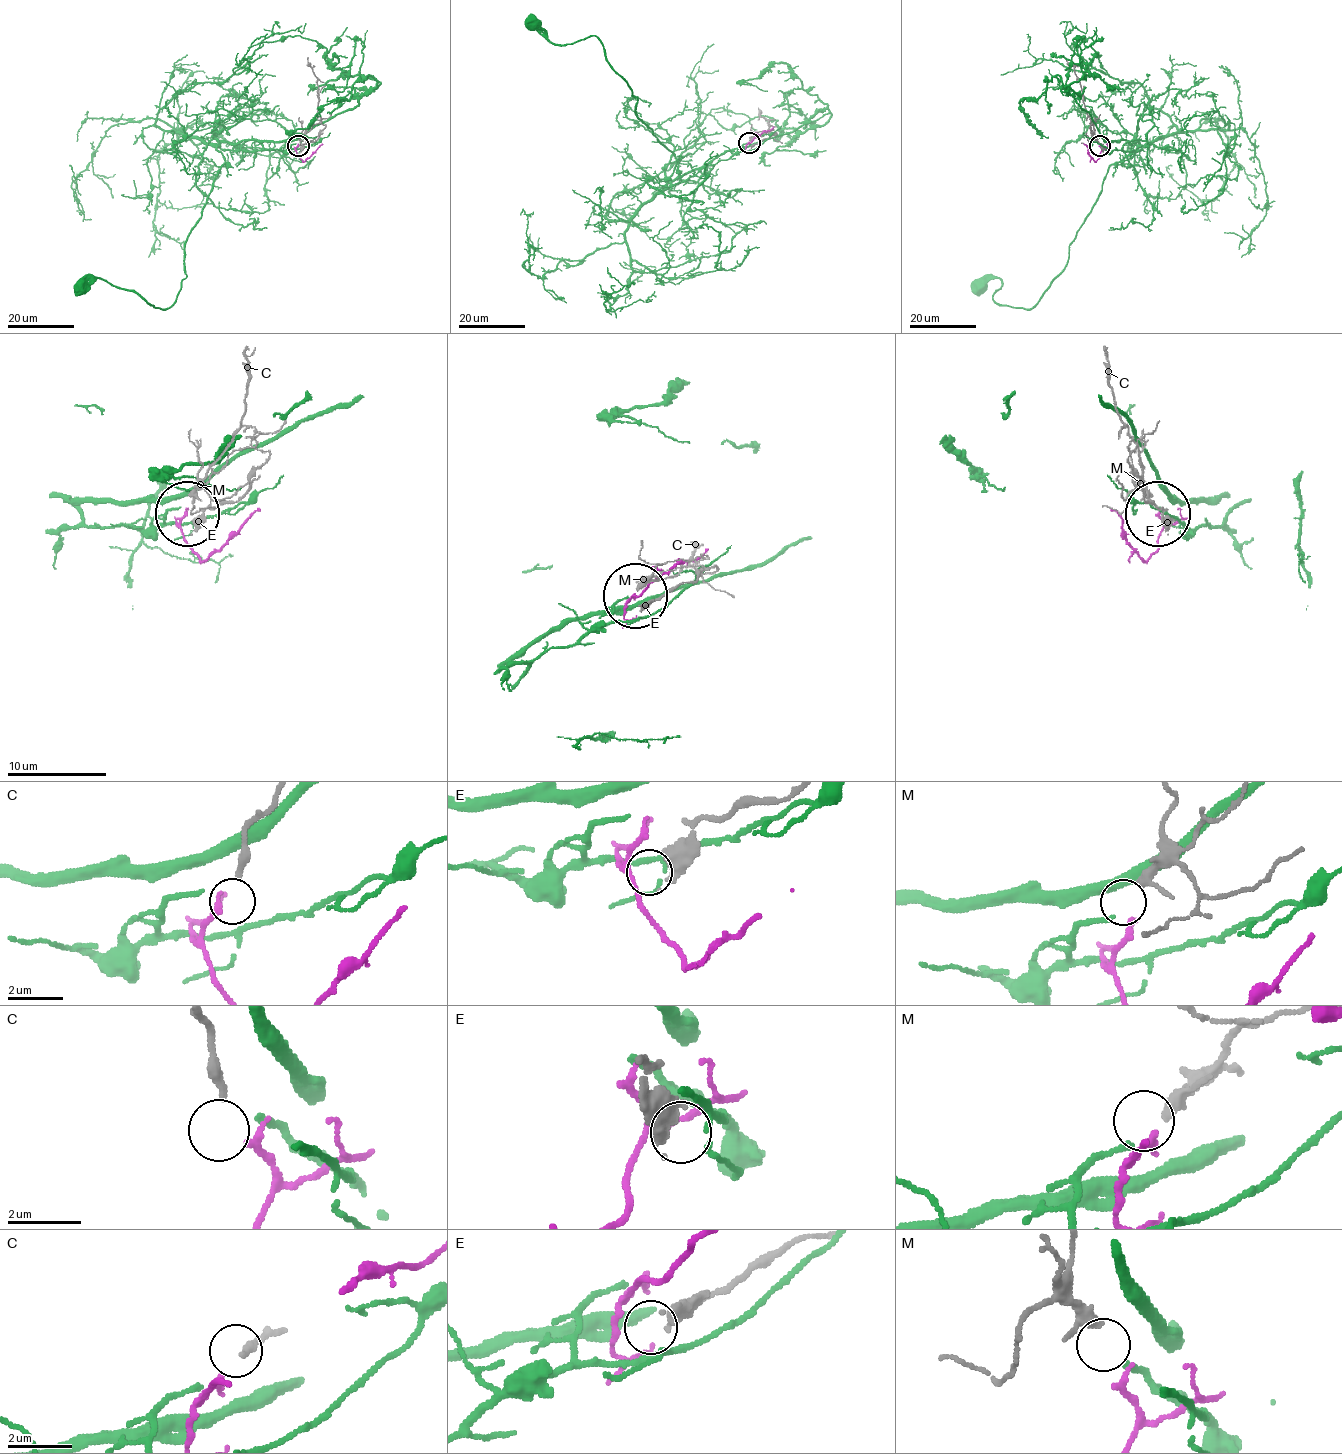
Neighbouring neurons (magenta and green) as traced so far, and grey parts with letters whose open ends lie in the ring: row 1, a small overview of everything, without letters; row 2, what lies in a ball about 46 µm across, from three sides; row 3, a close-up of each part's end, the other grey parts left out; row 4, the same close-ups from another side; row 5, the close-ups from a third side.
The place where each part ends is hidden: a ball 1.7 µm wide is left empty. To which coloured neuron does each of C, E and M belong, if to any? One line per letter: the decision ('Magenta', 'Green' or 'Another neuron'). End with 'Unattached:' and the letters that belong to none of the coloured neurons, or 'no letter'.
C: Another neuron
E: Another neuron
M: Green
Unattached: C, E

